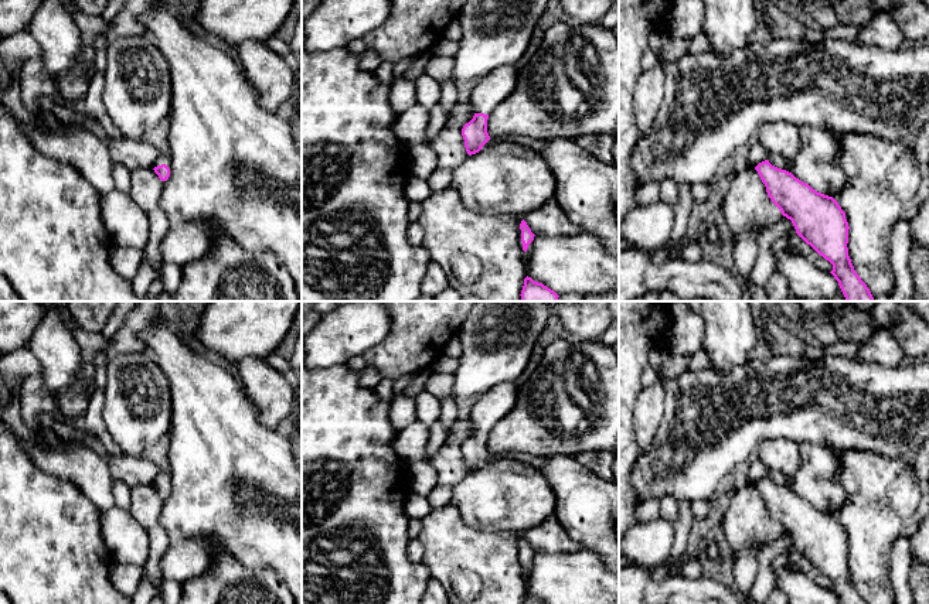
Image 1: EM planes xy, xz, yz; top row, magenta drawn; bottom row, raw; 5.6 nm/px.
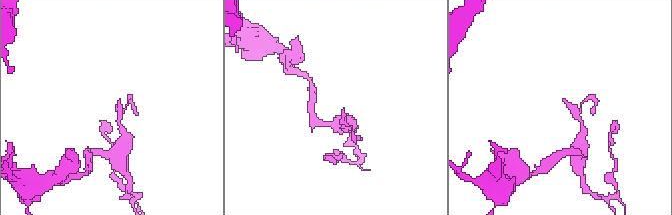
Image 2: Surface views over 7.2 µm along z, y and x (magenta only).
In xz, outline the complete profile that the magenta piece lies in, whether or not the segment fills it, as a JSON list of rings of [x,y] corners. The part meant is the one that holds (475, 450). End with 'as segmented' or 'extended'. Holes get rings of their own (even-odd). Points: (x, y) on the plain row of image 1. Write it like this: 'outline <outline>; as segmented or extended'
outline [[[514,382],[500,383],[477,397],[470,413],[474,424],[473,436],[462,446],[464,464],[469,472],[476,471],[490,457],[487,436],[493,426],[515,405],[518,386]]]; extended

